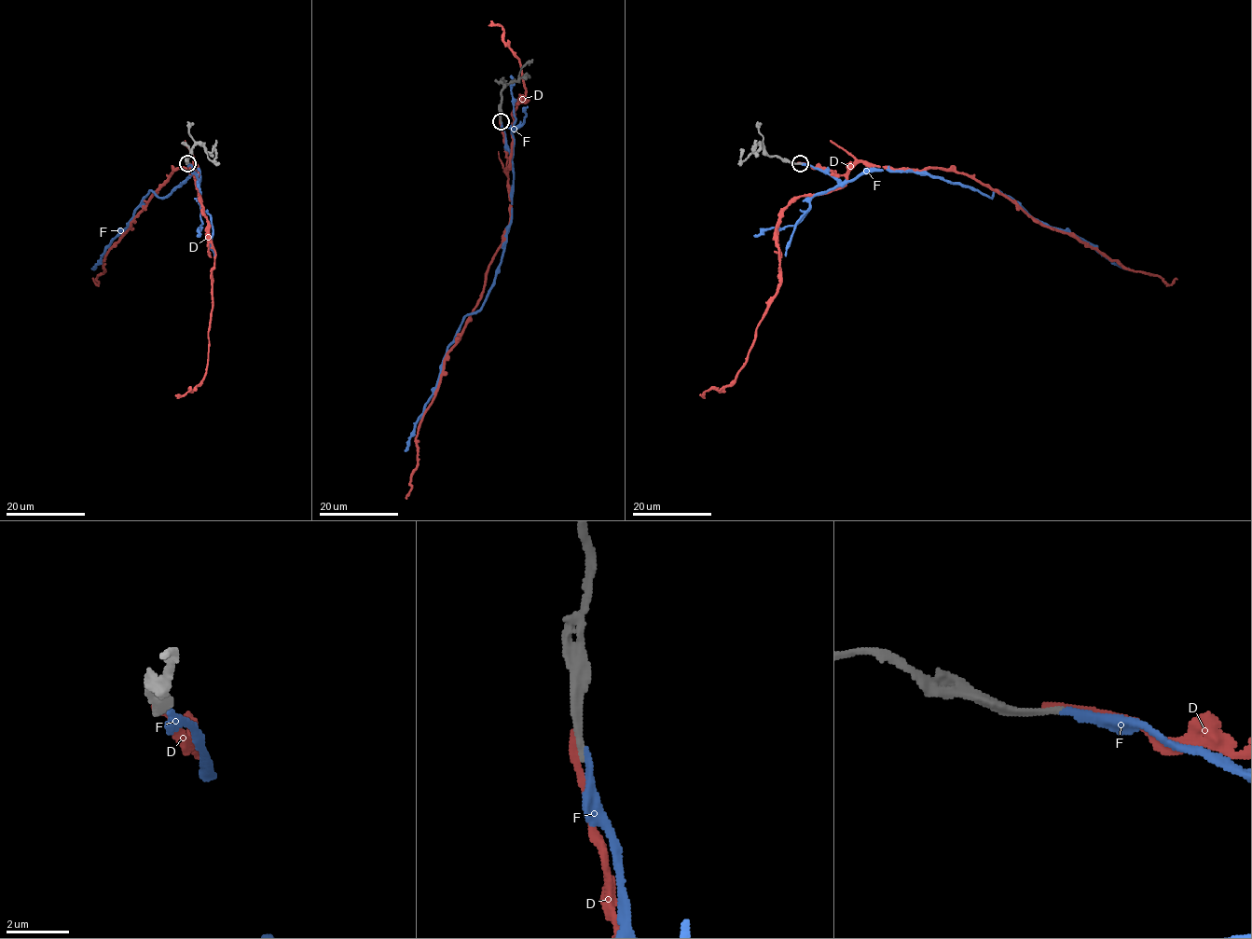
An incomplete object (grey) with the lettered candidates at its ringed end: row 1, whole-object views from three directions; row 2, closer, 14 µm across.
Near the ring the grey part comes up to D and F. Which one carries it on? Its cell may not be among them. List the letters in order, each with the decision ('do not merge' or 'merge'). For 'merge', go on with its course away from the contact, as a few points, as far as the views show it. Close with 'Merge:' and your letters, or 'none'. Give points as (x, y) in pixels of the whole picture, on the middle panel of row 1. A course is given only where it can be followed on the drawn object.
D: do not merge
F: merge; course (501, 122), (513, 174), (512, 219), (504, 251), (486, 301), (465, 317), (448, 348), (436, 387), (405, 451)
Merge: F

